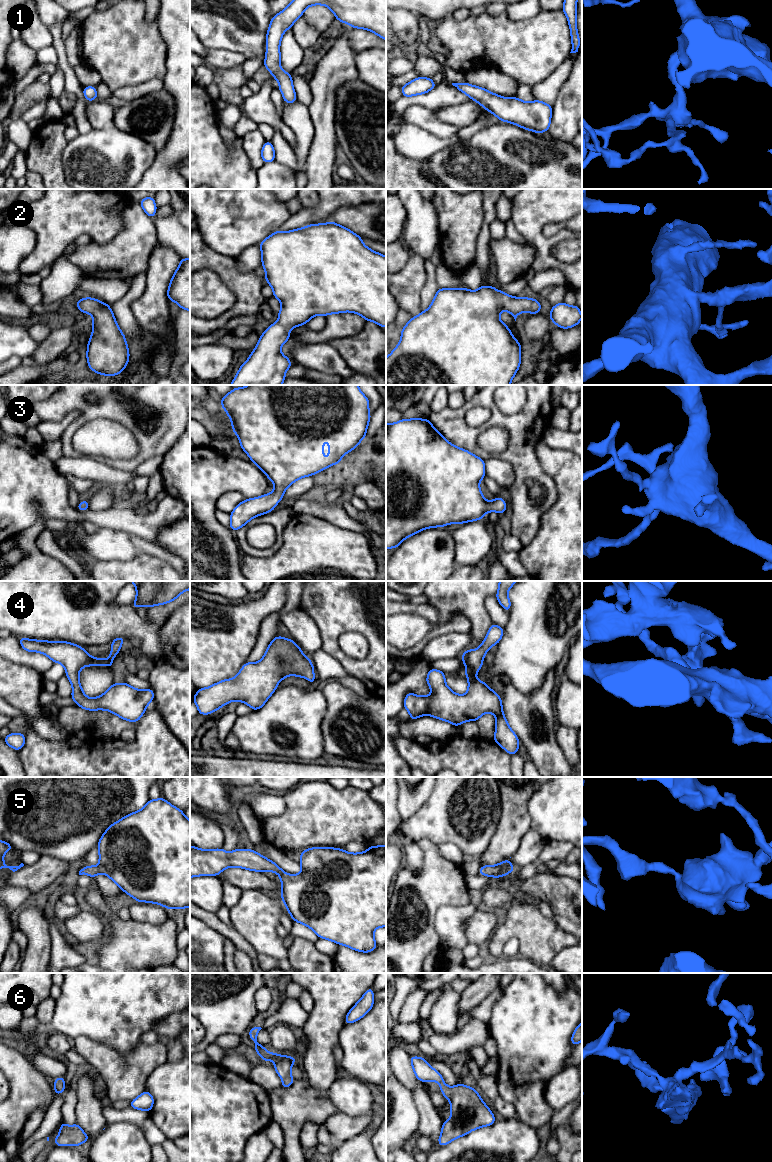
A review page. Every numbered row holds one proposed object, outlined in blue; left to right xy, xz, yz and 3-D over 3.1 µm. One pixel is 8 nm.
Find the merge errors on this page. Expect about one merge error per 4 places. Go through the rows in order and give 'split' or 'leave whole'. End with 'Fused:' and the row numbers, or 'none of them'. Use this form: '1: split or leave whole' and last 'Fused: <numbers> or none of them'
1: leave whole
2: leave whole
3: leave whole
4: leave whole
5: leave whole
6: leave whole
Fused: none of them

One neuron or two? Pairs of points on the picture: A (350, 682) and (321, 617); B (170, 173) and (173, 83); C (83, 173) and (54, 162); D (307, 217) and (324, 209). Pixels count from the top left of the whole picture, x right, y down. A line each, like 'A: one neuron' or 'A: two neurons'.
A: two neurons
B: one neuron
C: two neurons
D: one neuron

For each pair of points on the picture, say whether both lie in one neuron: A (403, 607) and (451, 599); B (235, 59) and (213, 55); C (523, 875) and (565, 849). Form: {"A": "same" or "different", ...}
{"A": "different", "B": "same", "C": "same"}

